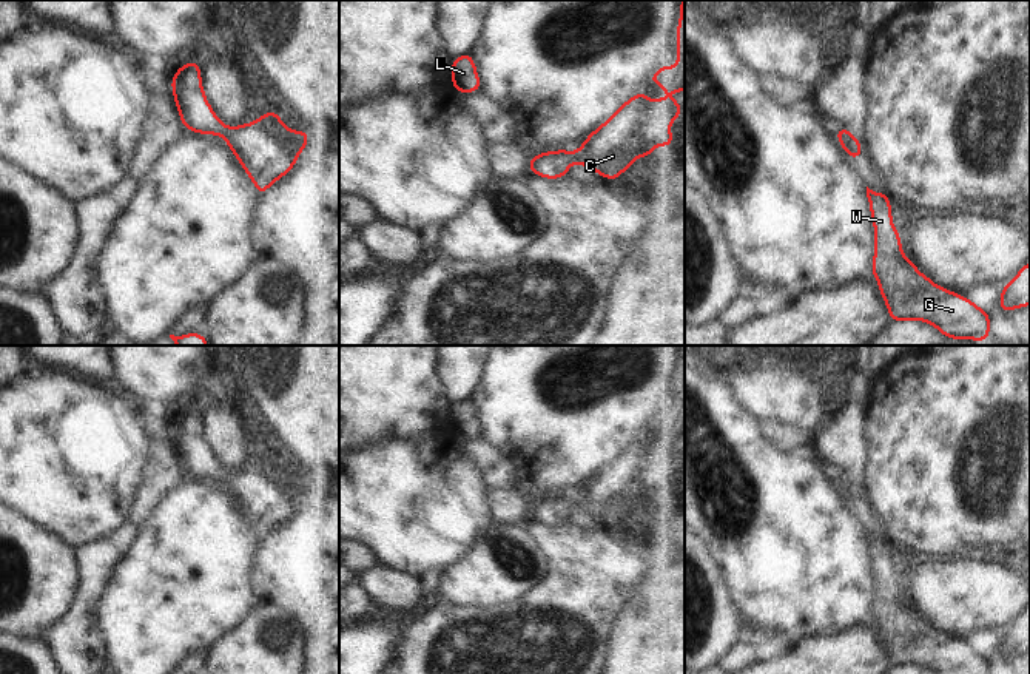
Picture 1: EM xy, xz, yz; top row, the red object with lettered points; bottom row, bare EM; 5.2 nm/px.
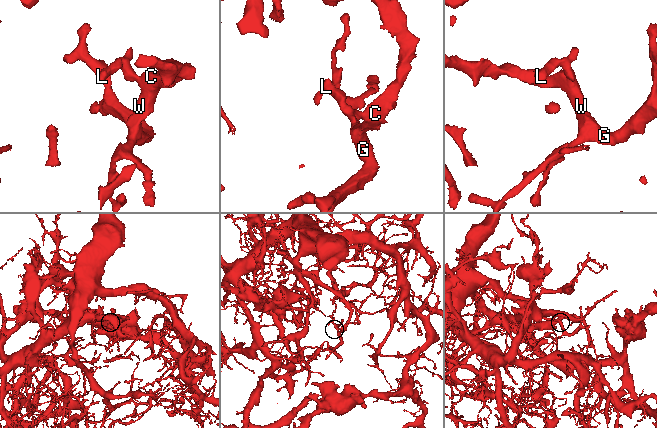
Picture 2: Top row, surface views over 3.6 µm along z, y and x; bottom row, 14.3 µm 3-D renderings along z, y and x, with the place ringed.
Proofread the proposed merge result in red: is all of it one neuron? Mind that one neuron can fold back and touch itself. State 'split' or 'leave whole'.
leave whole

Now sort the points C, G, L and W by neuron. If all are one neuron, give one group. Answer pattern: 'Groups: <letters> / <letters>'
Groups: C G L W

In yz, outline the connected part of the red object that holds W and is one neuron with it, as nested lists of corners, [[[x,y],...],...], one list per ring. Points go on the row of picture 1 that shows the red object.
[[[867,187],[867,197],[876,231],[871,275],[877,279],[890,321],[924,321],[948,339],[982,342],[990,338],[988,312],[967,296],[936,285],[904,254],[888,193]]]

